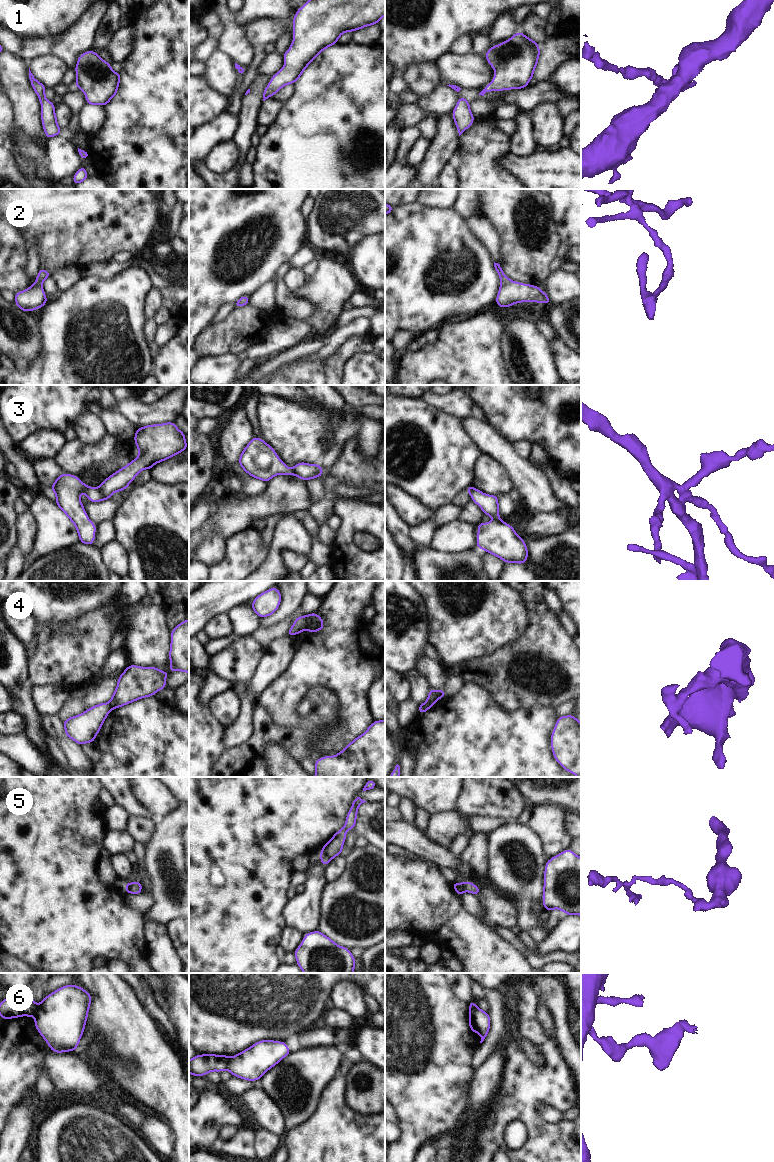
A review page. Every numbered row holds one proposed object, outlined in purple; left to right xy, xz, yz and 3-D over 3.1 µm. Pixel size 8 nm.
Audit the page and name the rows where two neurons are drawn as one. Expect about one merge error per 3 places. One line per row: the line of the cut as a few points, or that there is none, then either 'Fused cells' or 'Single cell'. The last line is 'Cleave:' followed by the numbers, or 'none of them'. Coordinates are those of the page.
1: No split. Single cell
2: No split. Single cell
3: Split along xy (97, 488), (103, 499). Fused cells
4: Split along xz (306, 616), (304, 628). Fused cells
5: Split along xz (321, 854), (330, 859). Fused cells
6: Split along xz (230, 1057), (226, 1068). Fused cells
Cleave: 3, 4, 5, 6

